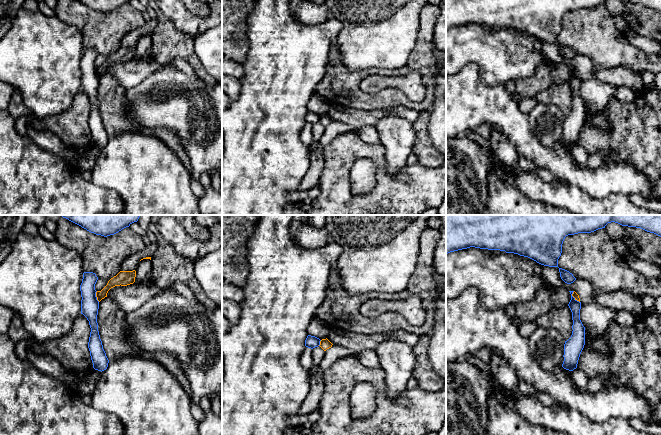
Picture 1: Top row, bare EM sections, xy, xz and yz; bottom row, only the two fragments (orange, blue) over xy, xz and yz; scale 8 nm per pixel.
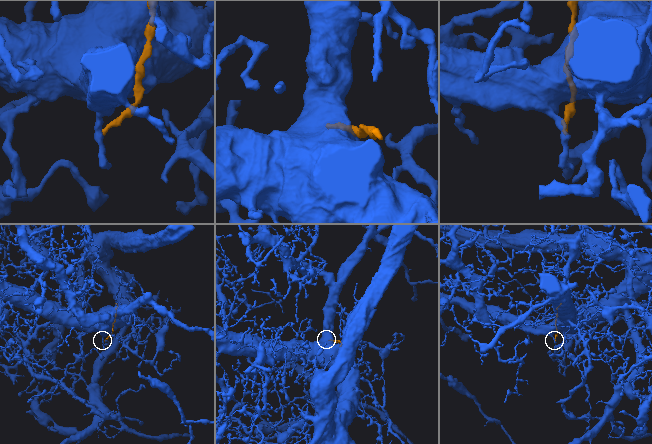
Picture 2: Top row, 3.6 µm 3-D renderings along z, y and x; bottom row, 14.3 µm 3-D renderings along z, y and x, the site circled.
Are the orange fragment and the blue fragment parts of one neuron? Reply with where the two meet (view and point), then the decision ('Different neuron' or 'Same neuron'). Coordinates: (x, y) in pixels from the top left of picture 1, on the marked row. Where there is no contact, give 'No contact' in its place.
Touches orange at xy (96, 296). Different neuron

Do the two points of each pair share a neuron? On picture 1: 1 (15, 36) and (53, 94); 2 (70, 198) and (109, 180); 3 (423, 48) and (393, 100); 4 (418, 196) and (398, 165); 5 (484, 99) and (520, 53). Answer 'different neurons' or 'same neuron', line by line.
1: same neuron
2: different neurons
3: same neuron
4: different neurons
5: different neurons

